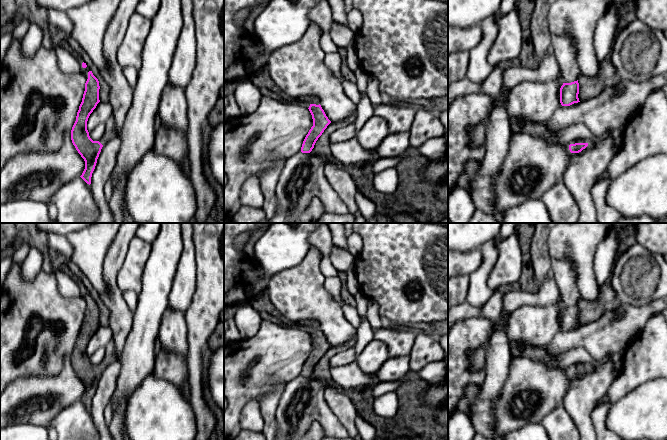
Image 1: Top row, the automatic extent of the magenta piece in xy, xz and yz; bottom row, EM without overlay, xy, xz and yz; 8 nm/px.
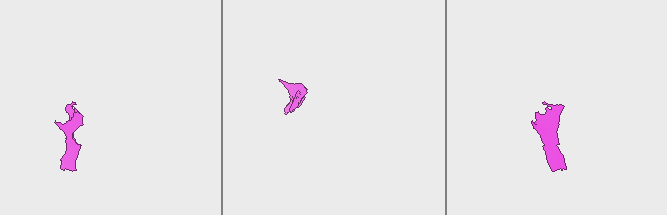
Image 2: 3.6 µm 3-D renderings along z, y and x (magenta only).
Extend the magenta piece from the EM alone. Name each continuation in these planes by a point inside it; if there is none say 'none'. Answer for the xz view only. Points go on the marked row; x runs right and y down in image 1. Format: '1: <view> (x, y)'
1: xz (302, 102)

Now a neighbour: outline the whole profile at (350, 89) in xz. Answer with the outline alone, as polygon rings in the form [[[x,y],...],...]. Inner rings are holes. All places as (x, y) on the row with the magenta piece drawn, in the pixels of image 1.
[[[343,80],[341,84],[345,94],[351,101],[358,102],[361,99],[362,95],[359,92],[356,83],[352,83],[348,80]]]

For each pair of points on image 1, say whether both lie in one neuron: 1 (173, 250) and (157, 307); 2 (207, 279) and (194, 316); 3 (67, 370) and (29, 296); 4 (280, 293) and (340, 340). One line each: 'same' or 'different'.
1: same
2: same
3: different
4: same

